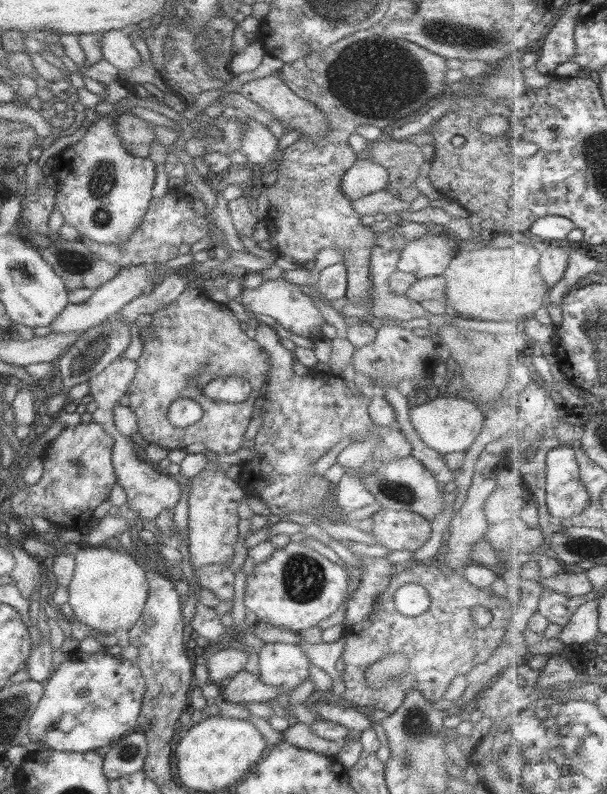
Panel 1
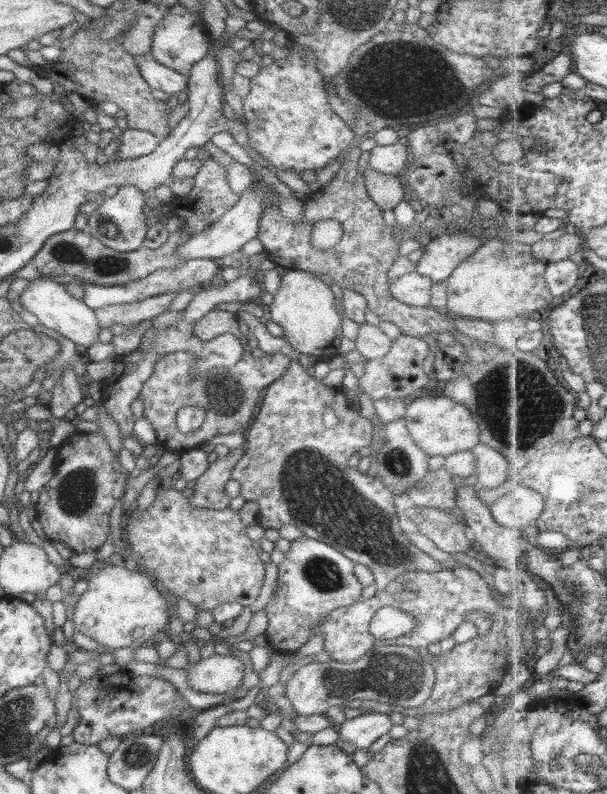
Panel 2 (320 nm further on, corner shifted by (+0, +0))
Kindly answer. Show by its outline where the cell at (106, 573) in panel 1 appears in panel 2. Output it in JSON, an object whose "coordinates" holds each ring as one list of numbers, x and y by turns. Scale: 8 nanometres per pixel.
{"coordinates":[[105,565,97,574,91,574,86,589,75,603,71,622,74,630,89,636,97,644,105,646,109,652,119,648,131,648,153,644,165,633,170,616,164,593,152,583,150,578,137,570]]}

